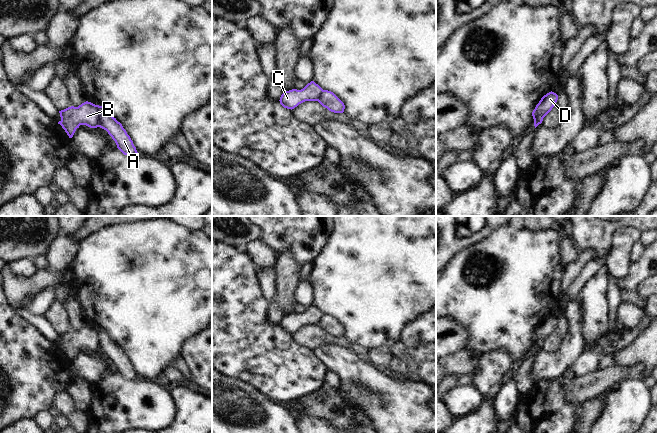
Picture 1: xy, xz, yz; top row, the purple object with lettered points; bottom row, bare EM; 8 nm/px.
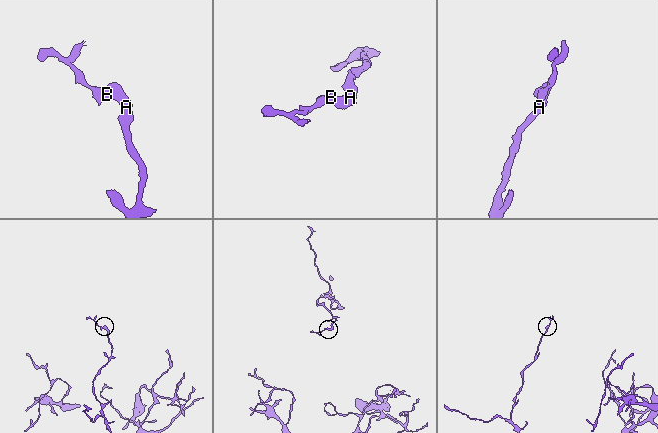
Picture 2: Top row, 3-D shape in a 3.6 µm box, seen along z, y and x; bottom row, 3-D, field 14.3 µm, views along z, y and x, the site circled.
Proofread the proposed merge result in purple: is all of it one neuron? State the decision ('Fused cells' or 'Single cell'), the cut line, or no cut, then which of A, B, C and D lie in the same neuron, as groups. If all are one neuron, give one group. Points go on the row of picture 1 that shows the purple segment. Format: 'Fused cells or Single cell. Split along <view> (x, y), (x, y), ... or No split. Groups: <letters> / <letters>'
Fused cells. Split along xy (95, 105), (100, 126). Groups: A D / B C

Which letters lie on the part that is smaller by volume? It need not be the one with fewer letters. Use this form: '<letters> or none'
B, C

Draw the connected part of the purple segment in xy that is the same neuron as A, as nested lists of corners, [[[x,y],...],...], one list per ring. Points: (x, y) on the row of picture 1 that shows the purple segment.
[[[96,105],[100,128],[106,130],[115,141],[117,148],[127,156],[137,155],[138,152],[130,136],[123,128],[122,124],[114,118],[104,107]]]

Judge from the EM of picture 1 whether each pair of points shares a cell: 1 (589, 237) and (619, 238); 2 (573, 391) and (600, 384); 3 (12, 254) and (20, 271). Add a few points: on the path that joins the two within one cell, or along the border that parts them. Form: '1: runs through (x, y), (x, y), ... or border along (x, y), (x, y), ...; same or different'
1: border along (623, 226), (613, 233), (611, 250), (605, 257); different
2: runs through (580, 389), (593, 385); same
3: border along (31, 259), (18, 259), (10, 263); different

